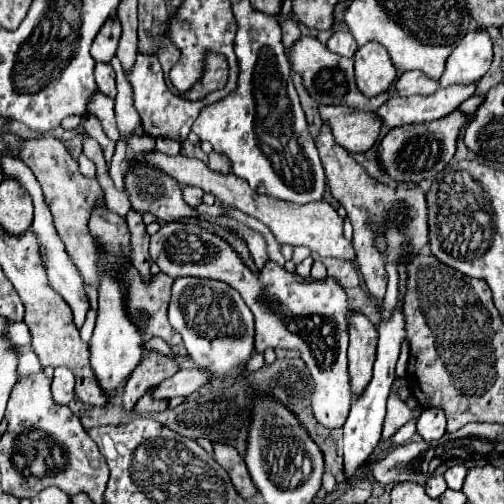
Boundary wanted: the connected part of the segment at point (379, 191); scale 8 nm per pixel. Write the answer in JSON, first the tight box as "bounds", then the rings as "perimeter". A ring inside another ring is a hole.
{"bounds":[315,122,427,308],"perimeter":[[[323,122],[319,136],[315,138],[323,168],[327,168],[327,184],[331,188],[333,198],[347,210],[347,216],[353,224],[353,246],[357,252],[357,264],[363,274],[365,286],[369,294],[377,300],[379,308],[385,298],[387,290],[387,274],[385,274],[385,262],[397,262],[405,250],[405,242],[409,242],[409,248],[413,254],[419,252],[421,246],[427,244],[427,202],[425,192],[419,188],[389,188],[377,180],[373,180],[357,162],[351,158],[351,154],[337,146],[333,140],[331,128],[327,122]],[[373,224],[379,224],[385,228],[385,236],[389,240],[389,252],[387,256],[379,254],[373,238]]]}

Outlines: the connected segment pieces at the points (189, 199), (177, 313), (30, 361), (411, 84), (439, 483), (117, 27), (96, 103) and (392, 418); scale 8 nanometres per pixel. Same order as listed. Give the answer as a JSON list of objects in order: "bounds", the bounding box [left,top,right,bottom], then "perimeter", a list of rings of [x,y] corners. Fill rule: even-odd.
[{"bounds":[183,186,203,208],"perimeter":[[[185,186],[183,188],[183,200],[189,204],[189,206],[193,206],[193,208],[197,208],[199,204],[201,204],[201,198],[203,198],[203,190],[199,190],[199,188],[195,188],[195,186]]]},{"bounds":[169,278,253,376],"perimeter":[[[207,278],[175,280],[169,322],[183,336],[189,358],[215,376],[239,376],[253,354],[253,314],[241,294],[225,282]]]},{"bounds":[19,348,43,374],"perimeter":[[[31,348],[19,356],[19,372],[21,374],[39,374],[41,370],[43,370],[43,366]]]},{"bounds":[395,70,439,96],"perimeter":[[[421,70],[403,72],[395,84],[395,90],[399,96],[415,96],[415,94],[427,96],[427,94],[433,94],[437,88],[439,88],[439,82],[431,80]]]},{"bounds":[425,476,447,498],"perimeter":[[[435,476],[435,478],[431,478],[431,482],[425,484],[425,490],[431,498],[439,498],[447,490],[447,482],[443,476]]]},{"bounds":[91,18,121,62],"perimeter":[[[109,18],[103,28],[99,30],[99,34],[95,36],[95,42],[91,46],[91,56],[95,62],[111,62],[111,58],[115,56],[117,44],[119,44],[119,36],[121,36],[121,24],[119,18]]]},{"bounds":[87,92,121,142],"perimeter":[[[95,92],[95,98],[91,100],[91,106],[87,110],[89,114],[95,114],[101,124],[103,124],[103,130],[105,134],[113,140],[113,142],[119,142],[121,140],[121,132],[117,130],[117,122],[115,122],[115,110],[113,110],[113,100]]]},{"bounds":[383,380,423,438],"perimeter":[[[395,380],[395,386],[391,390],[391,398],[387,400],[387,416],[385,416],[385,424],[383,424],[383,438],[391,438],[403,424],[407,424],[409,420],[417,420],[419,414],[423,412],[423,408],[417,406],[415,410],[411,410],[405,402],[399,400],[399,396],[397,396],[399,386],[407,386],[405,380],[403,382]]]}]

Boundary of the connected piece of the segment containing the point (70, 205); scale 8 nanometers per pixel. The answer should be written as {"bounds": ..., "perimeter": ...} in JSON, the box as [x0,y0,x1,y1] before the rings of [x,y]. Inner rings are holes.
{"bounds":[17,134,103,288],"perimeter":[[[51,134],[21,140],[17,154],[19,154],[17,158],[21,158],[31,168],[31,172],[35,174],[35,178],[37,178],[41,190],[43,190],[45,202],[47,202],[47,206],[53,214],[55,230],[57,230],[59,238],[63,240],[67,254],[71,256],[73,264],[79,268],[83,280],[97,288],[97,280],[99,280],[97,258],[99,258],[99,252],[97,252],[97,246],[95,246],[95,242],[93,242],[93,238],[87,230],[87,220],[89,220],[91,208],[97,206],[99,202],[103,202],[103,190],[101,190],[97,178],[85,178],[79,172],[77,160],[73,160],[71,154],[67,152],[65,144]]]}

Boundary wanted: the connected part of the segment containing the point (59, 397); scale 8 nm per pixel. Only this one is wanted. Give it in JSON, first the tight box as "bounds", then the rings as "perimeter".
{"bounds":[51,366,77,404],"perimeter":[[[63,366],[55,368],[51,392],[53,392],[53,402],[55,402],[55,404],[69,404],[69,402],[77,400],[77,396],[75,396],[75,376],[73,376],[73,372],[67,370],[67,368],[63,368]]]}

